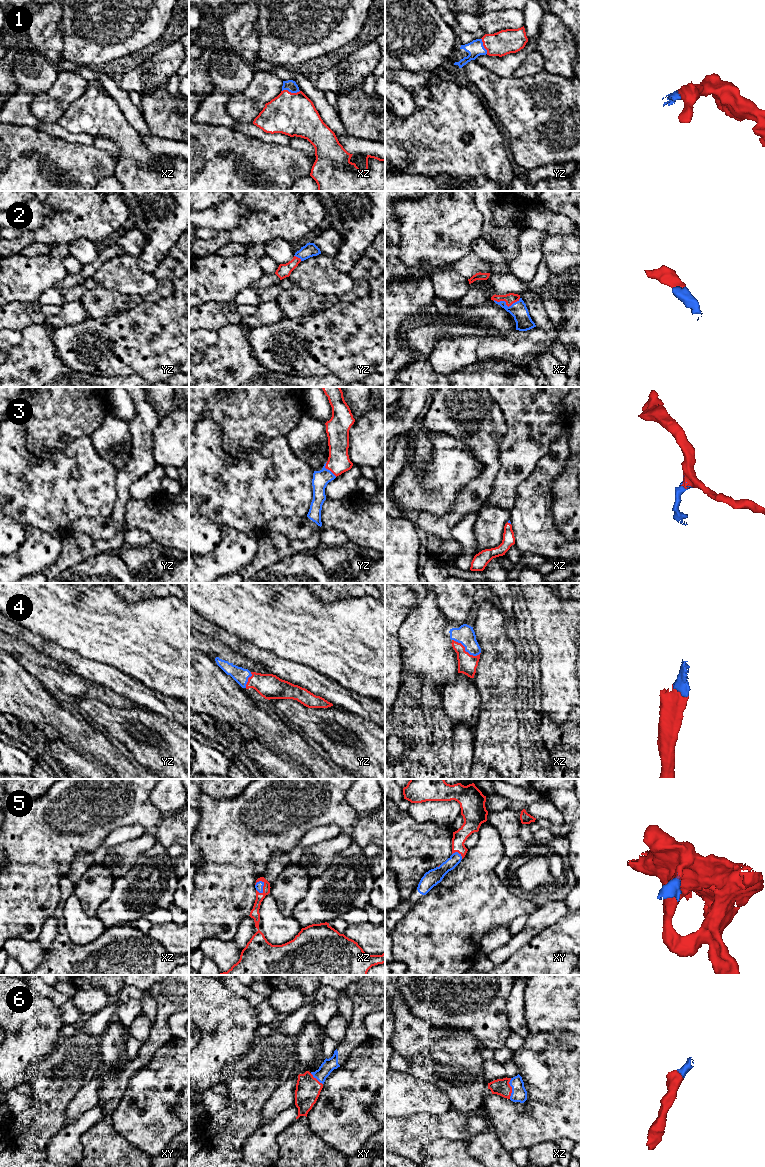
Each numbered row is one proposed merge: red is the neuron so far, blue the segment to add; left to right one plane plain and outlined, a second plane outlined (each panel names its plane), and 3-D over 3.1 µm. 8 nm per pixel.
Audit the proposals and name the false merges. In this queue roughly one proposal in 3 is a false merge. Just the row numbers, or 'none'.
none

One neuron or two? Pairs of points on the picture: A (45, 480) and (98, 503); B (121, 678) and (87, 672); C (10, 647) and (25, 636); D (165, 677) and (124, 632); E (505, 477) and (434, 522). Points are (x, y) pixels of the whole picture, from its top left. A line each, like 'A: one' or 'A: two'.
A: one
B: one
C: two
D: one
E: two

